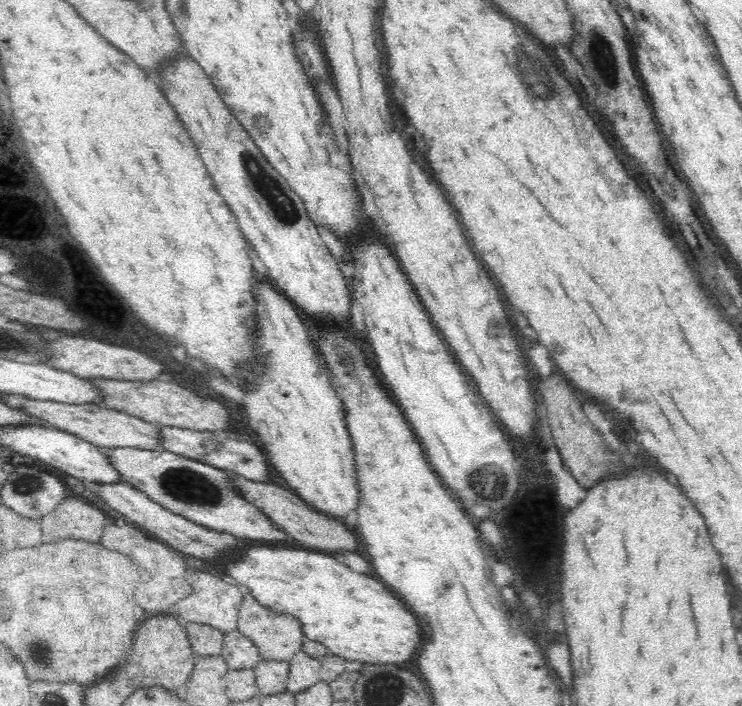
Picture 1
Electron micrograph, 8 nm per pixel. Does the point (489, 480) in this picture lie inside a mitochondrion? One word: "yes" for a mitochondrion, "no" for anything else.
yes

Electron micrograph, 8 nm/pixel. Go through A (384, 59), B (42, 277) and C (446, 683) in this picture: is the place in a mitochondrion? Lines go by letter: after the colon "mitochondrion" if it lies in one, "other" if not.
A: other
B: other
C: other

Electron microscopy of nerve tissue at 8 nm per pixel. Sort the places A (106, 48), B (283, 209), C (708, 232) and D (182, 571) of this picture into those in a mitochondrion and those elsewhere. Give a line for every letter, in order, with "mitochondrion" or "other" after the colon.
A: other
B: mitochondrion
C: other
D: other

